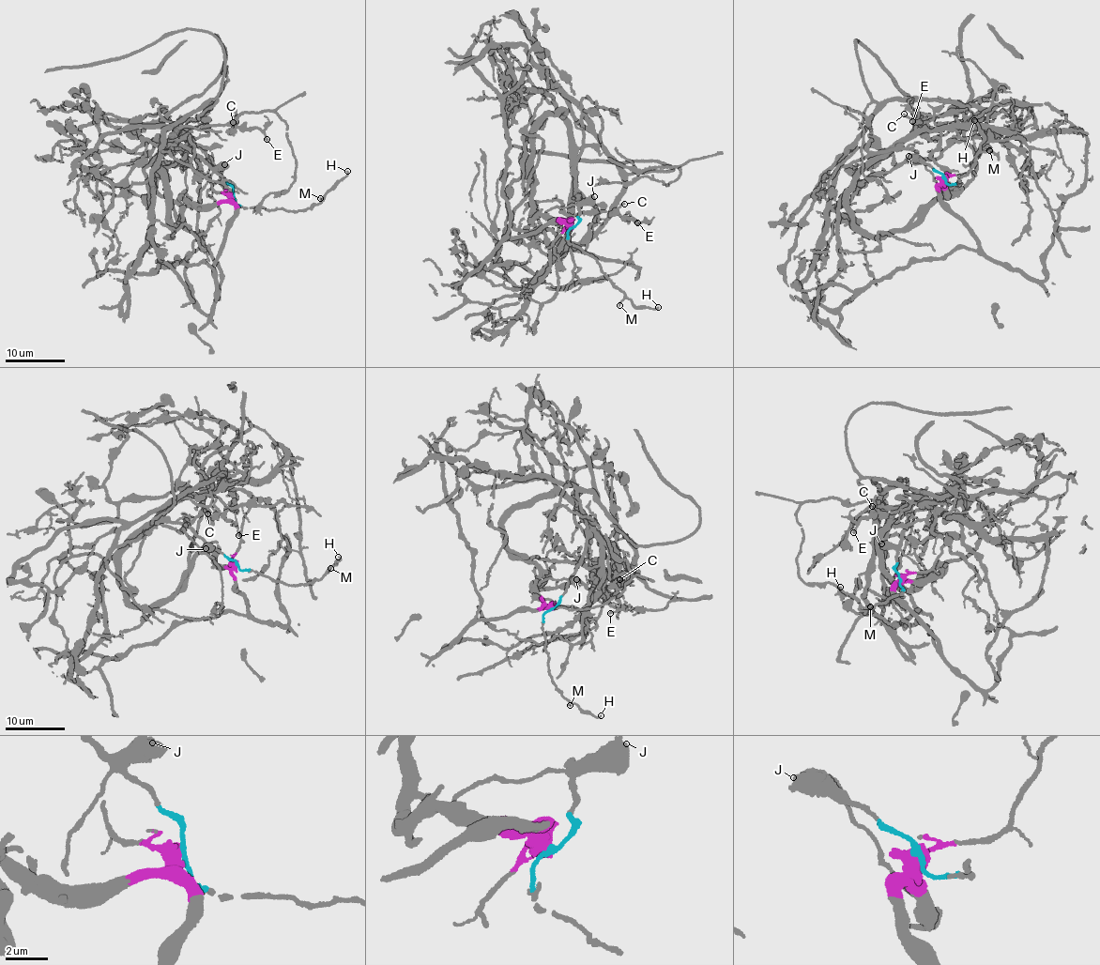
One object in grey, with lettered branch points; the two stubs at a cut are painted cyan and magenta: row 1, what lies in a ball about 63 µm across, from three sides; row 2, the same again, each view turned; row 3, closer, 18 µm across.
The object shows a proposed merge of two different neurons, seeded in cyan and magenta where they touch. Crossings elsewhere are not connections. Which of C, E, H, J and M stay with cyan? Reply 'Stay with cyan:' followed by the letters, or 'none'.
Stay with cyan: H, J, M

